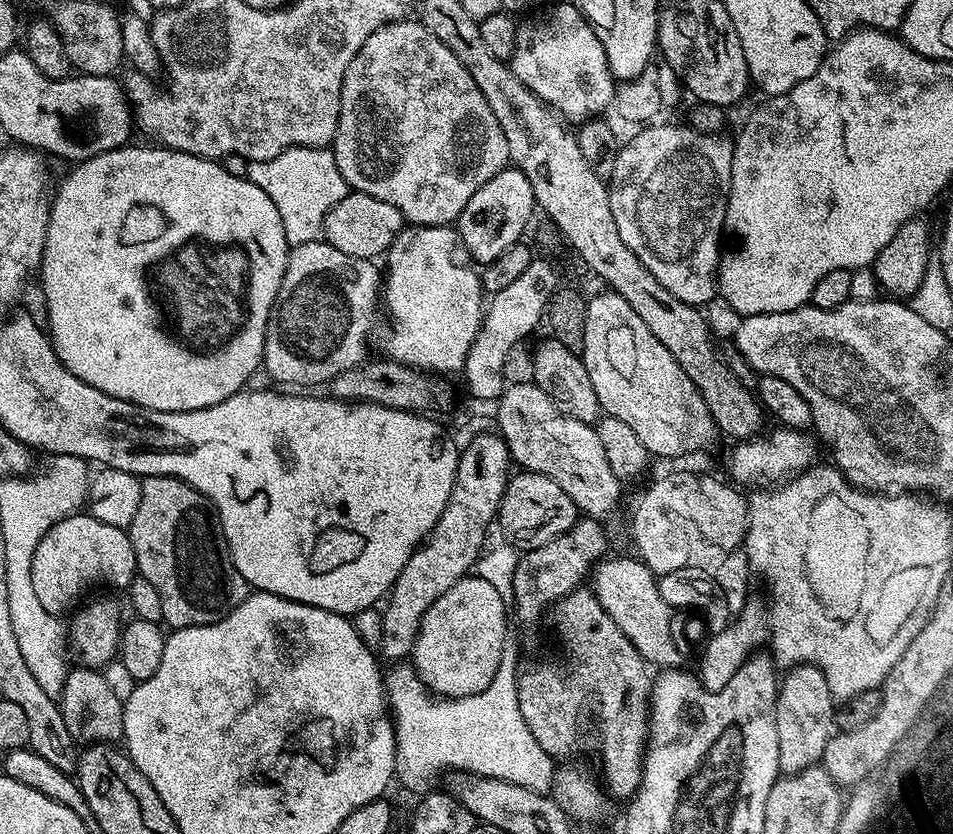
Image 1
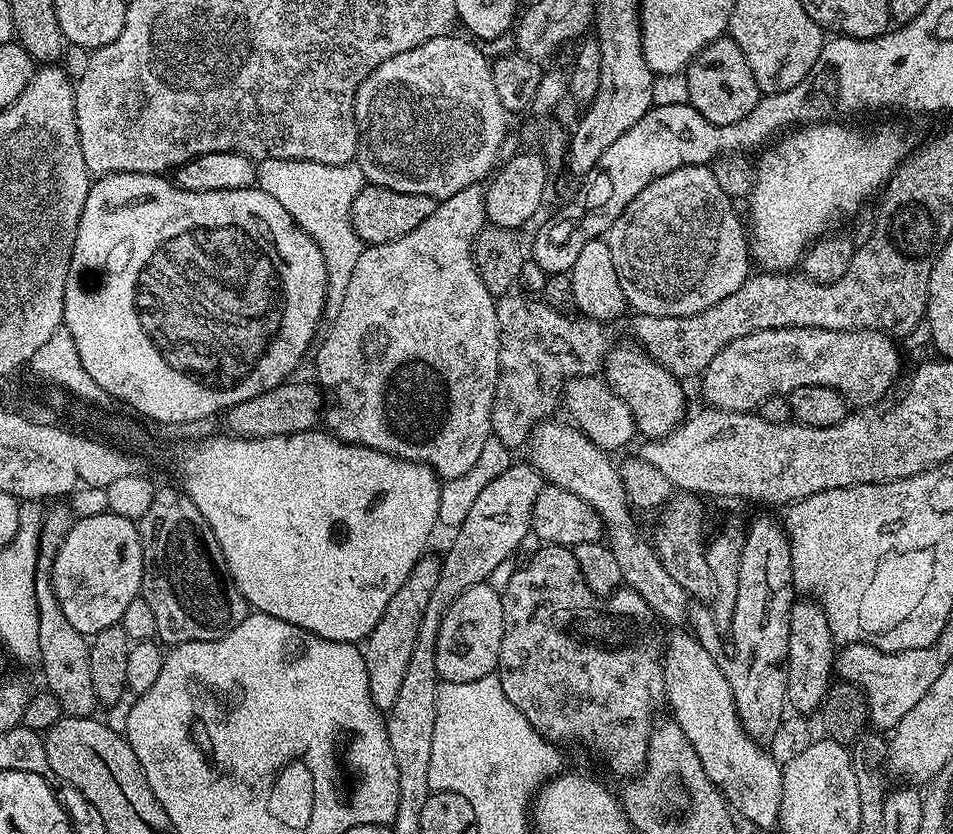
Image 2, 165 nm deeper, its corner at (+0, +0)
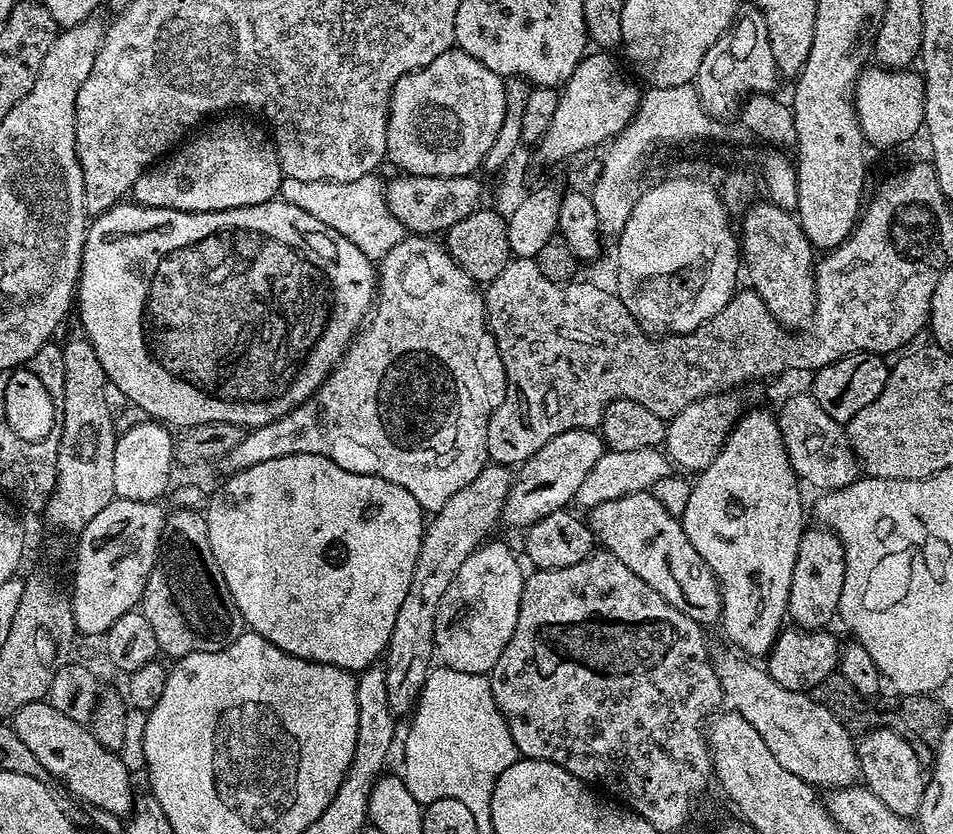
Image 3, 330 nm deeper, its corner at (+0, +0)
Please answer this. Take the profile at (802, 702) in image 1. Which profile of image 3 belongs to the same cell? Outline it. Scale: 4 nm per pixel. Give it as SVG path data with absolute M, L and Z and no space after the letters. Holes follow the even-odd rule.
M823 526L805 527L798 542L798 558L794 558L794 574L790 582L788 616L797 628L824 630L829 627L832 616L840 610L842 582L846 578L846 558L844 543L835 532Z

